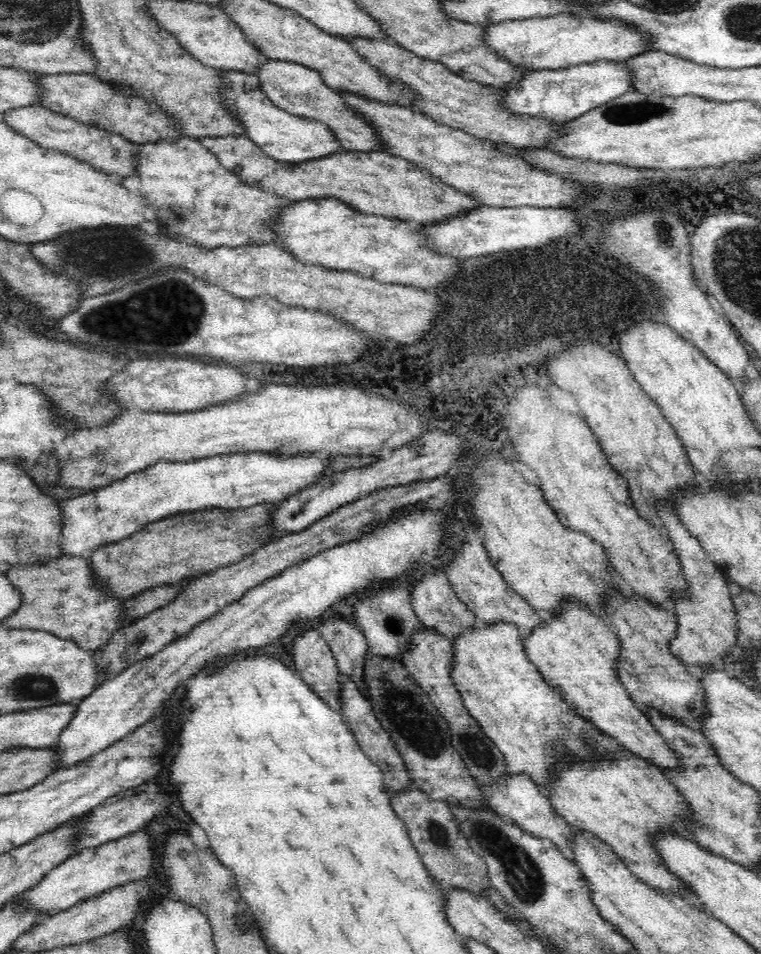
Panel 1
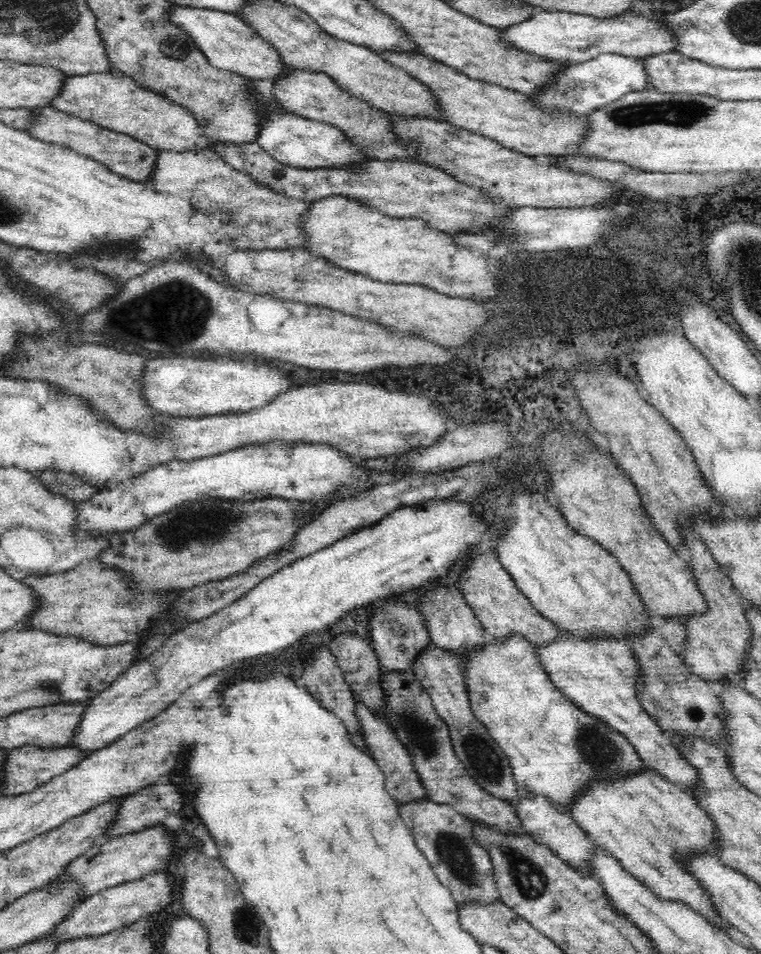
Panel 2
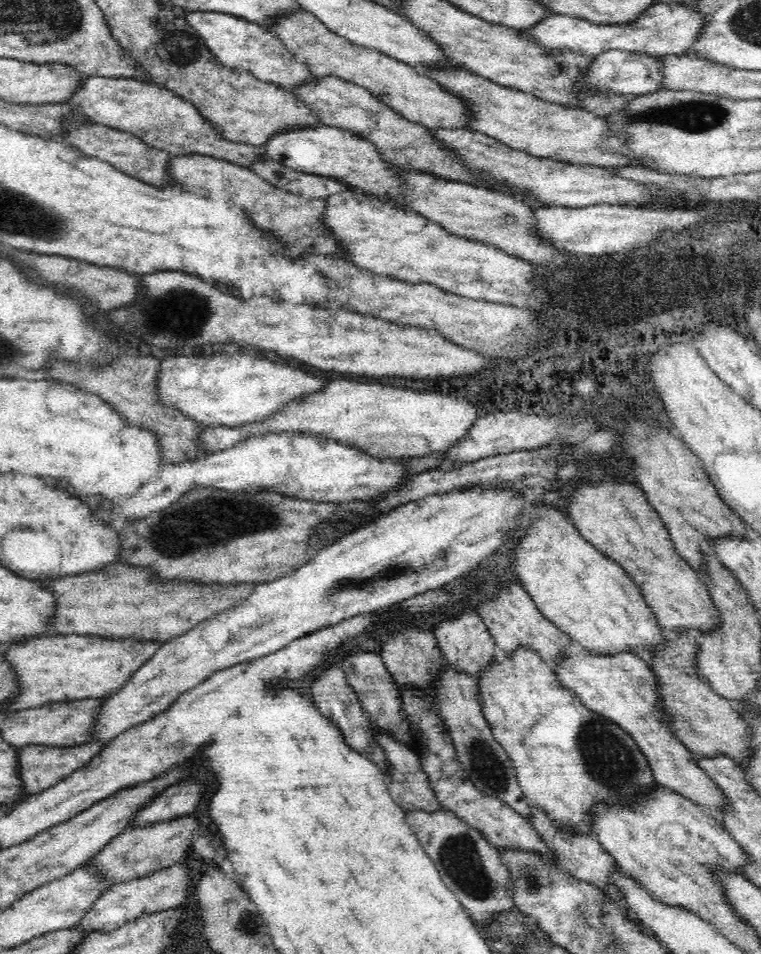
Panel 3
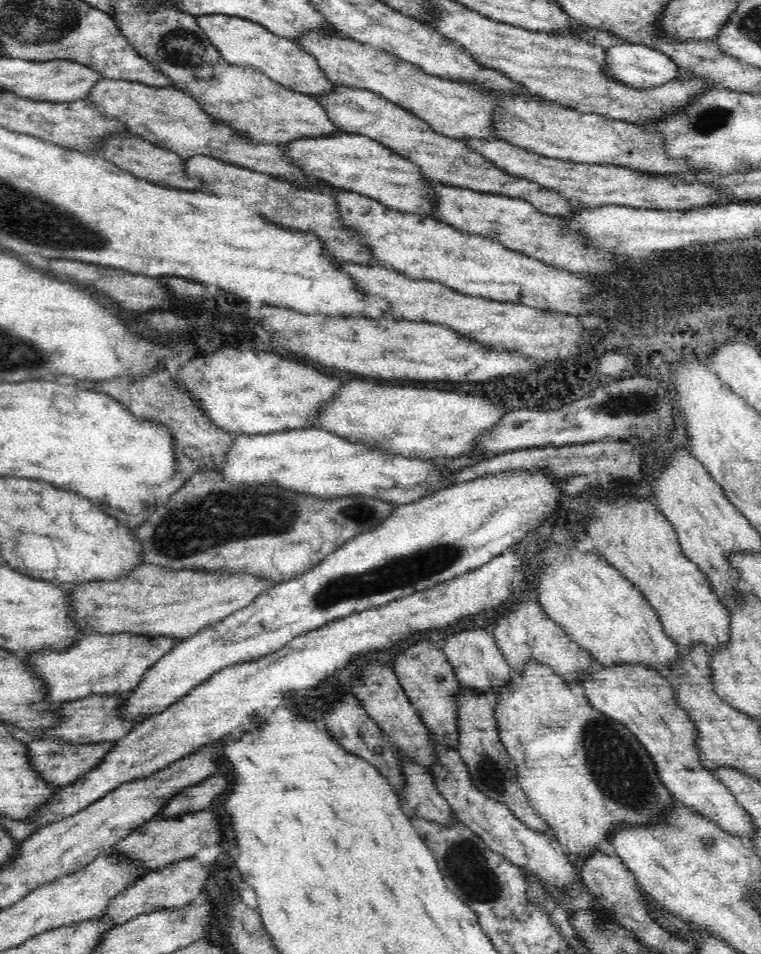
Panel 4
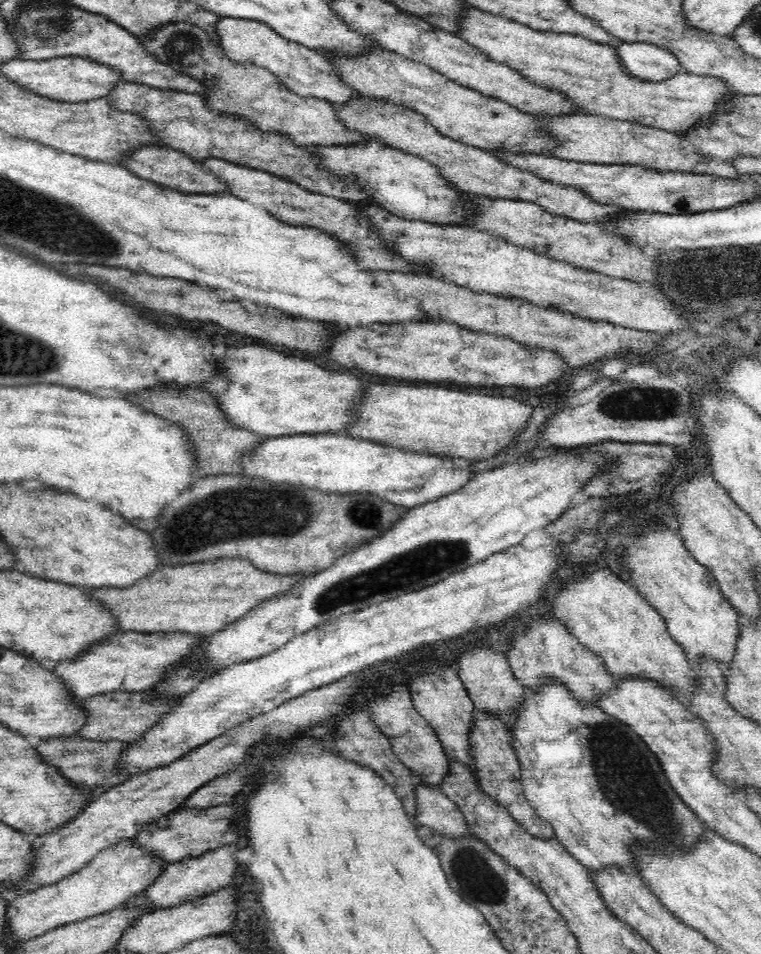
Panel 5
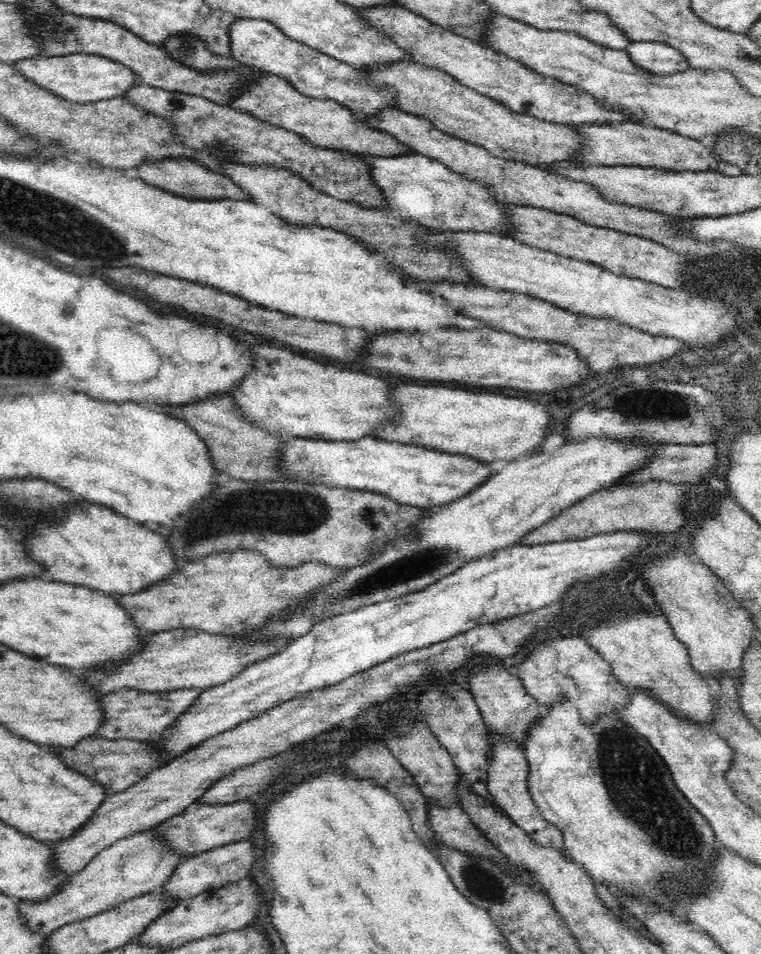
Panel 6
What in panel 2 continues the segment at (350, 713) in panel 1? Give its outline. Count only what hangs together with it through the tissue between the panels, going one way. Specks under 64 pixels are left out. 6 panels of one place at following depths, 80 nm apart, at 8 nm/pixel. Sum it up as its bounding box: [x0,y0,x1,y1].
[354,699,427,804]

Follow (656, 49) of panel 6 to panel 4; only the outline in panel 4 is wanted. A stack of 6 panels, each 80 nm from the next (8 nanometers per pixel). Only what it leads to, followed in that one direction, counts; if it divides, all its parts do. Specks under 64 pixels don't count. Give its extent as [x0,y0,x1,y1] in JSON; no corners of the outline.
[600,43,678,89]

